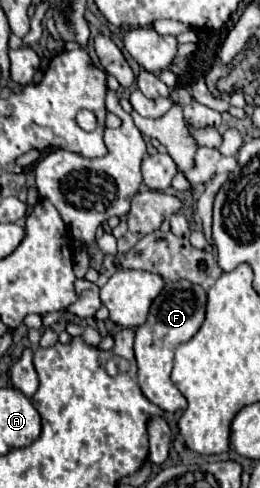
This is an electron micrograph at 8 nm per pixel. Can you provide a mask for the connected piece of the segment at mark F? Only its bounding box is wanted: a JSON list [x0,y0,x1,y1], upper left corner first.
[134,280,206,412]

